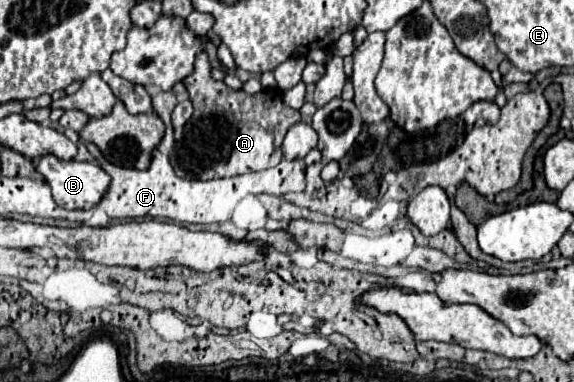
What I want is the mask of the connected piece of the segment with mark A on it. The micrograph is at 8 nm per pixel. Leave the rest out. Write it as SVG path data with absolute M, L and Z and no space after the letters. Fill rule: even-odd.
M200 52L194 72L184 80L194 104L194 116L188 120L184 136L174 150L174 172L182 178L210 180L278 165L282 160L283 139L288 128L300 122L300 112L288 108L278 90L264 90L250 96L244 90L232 90L224 82L216 82L210 70L206 52Z

